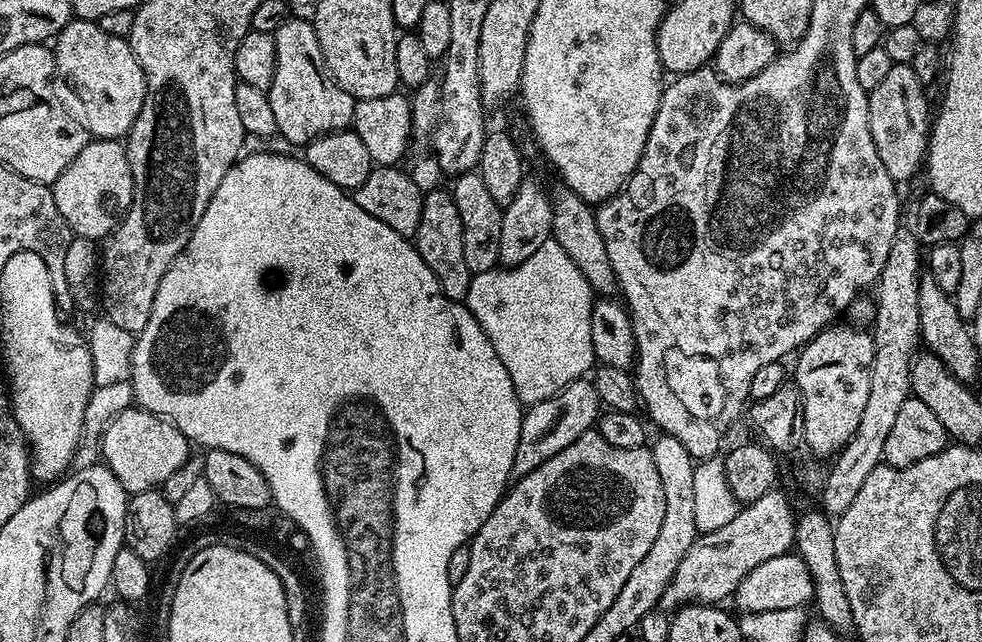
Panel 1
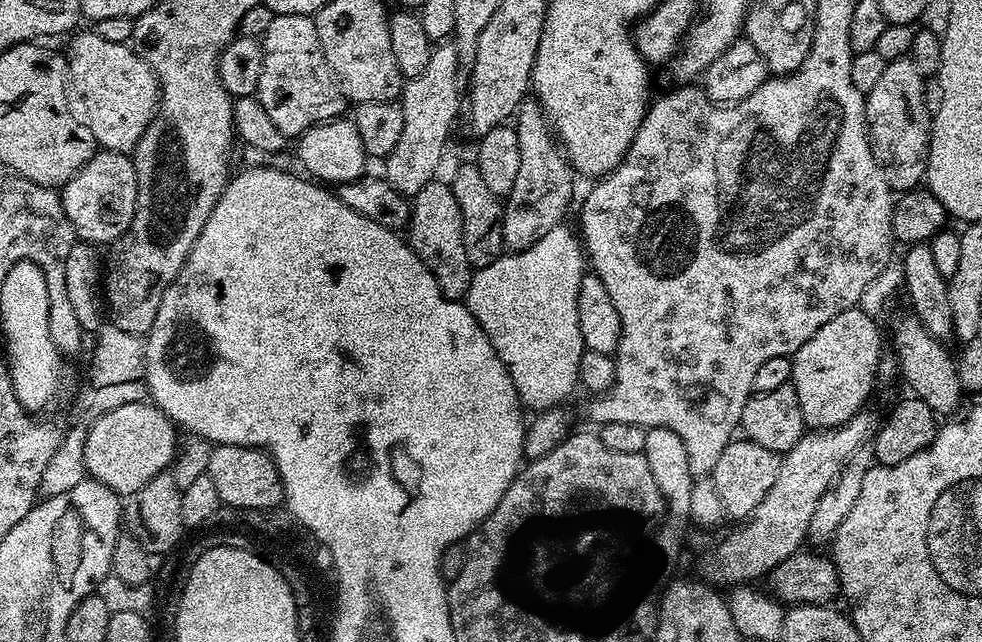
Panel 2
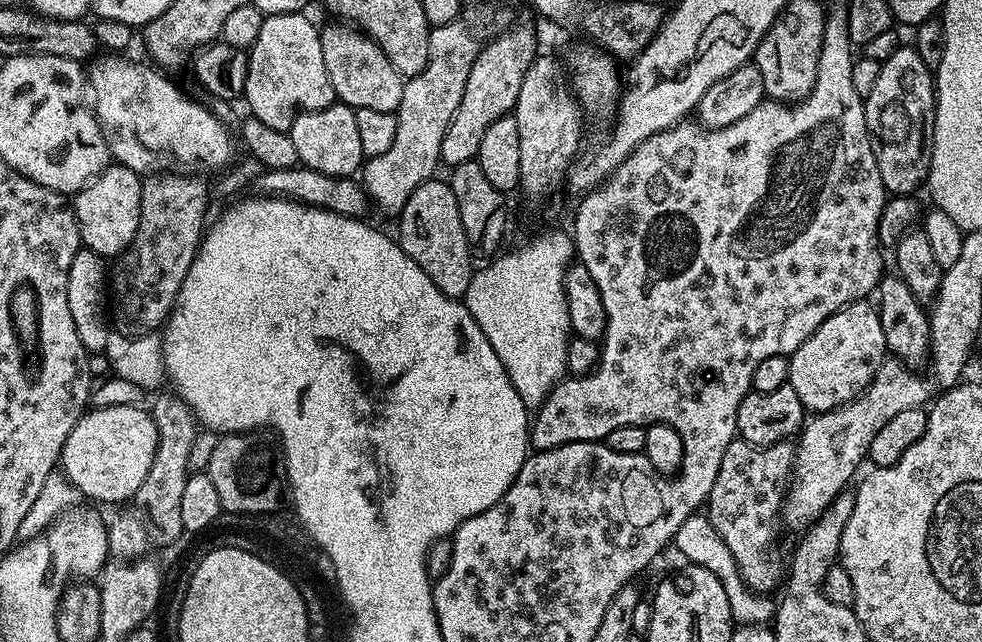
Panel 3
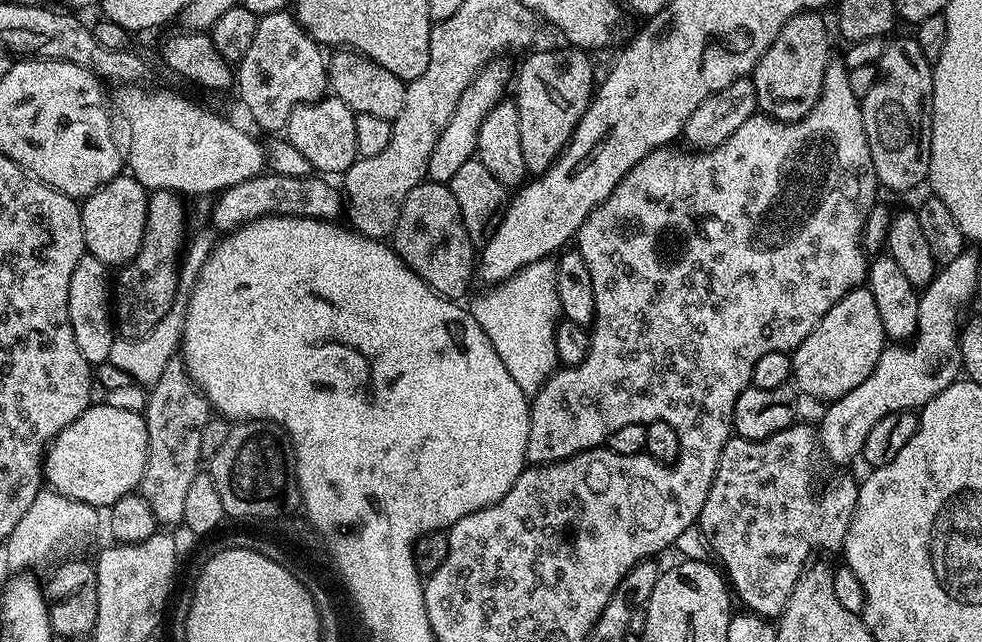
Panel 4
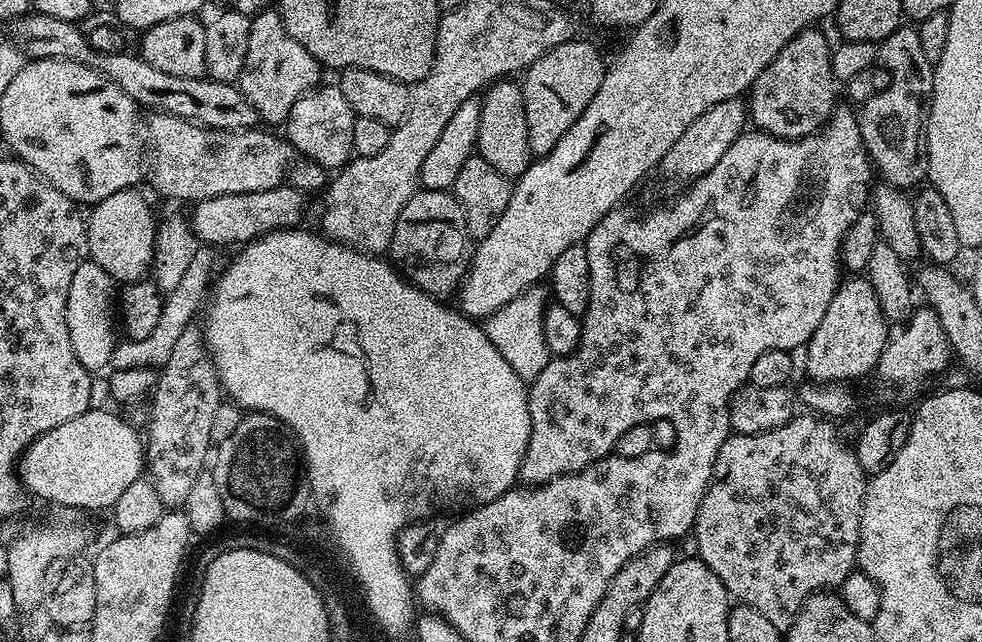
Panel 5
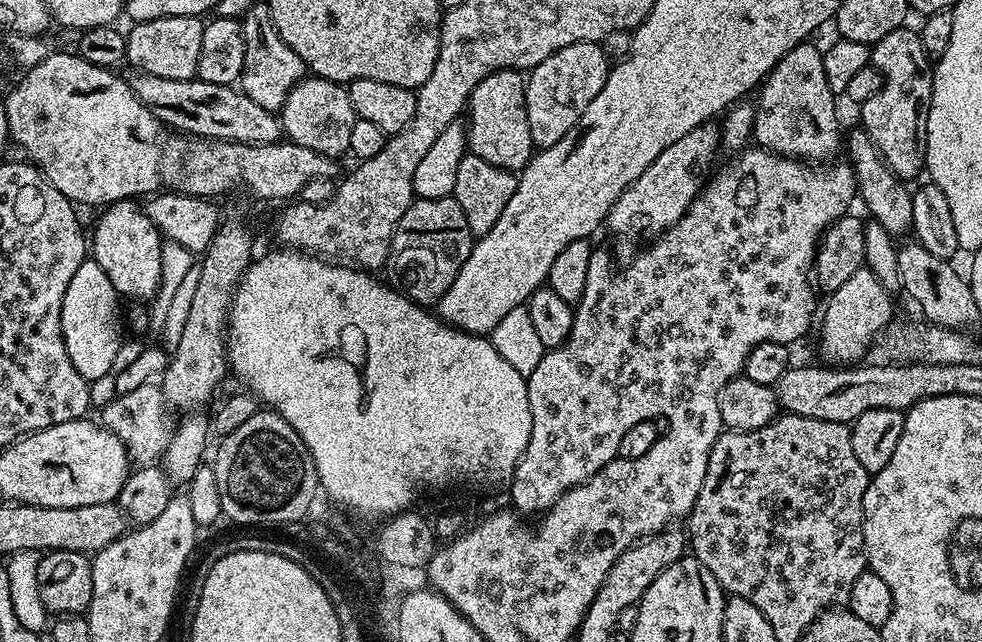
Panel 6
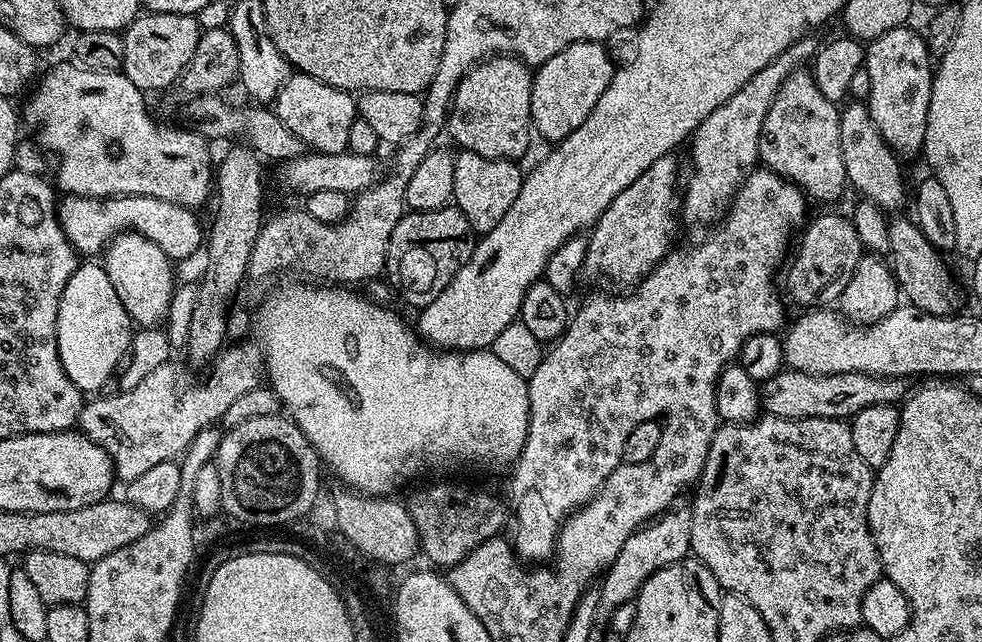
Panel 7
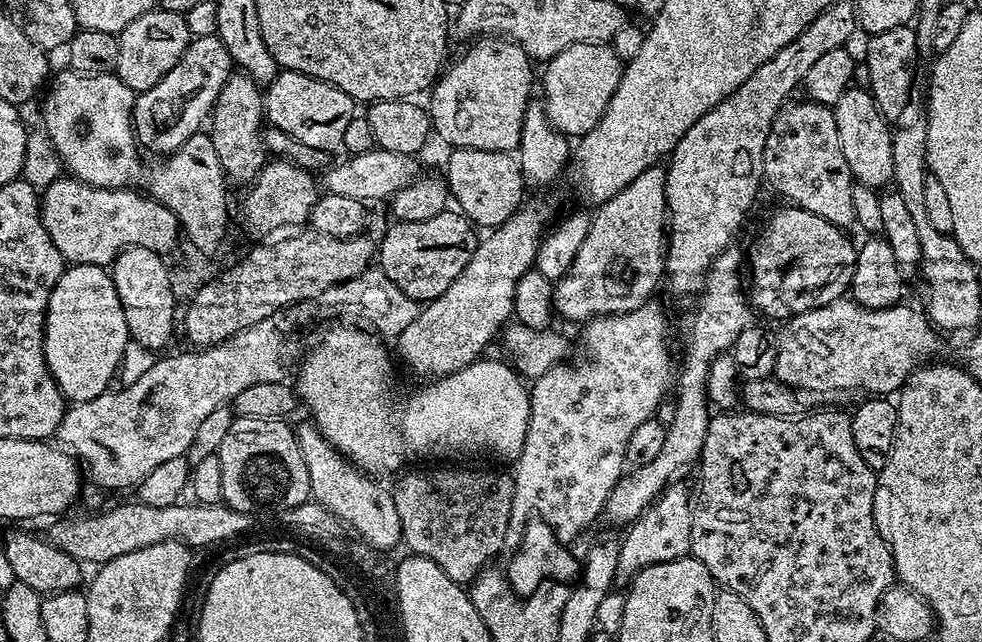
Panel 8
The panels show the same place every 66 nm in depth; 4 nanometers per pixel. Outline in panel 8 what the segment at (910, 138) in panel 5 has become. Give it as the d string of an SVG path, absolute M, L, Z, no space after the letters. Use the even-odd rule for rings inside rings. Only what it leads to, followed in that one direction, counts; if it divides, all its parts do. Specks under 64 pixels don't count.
M905 26L886 30L871 37L868 44L868 80L872 97L881 115L889 125L900 128L914 128L921 123L922 108L912 104L912 91L916 88L916 59L920 48L916 45L915 27Z

